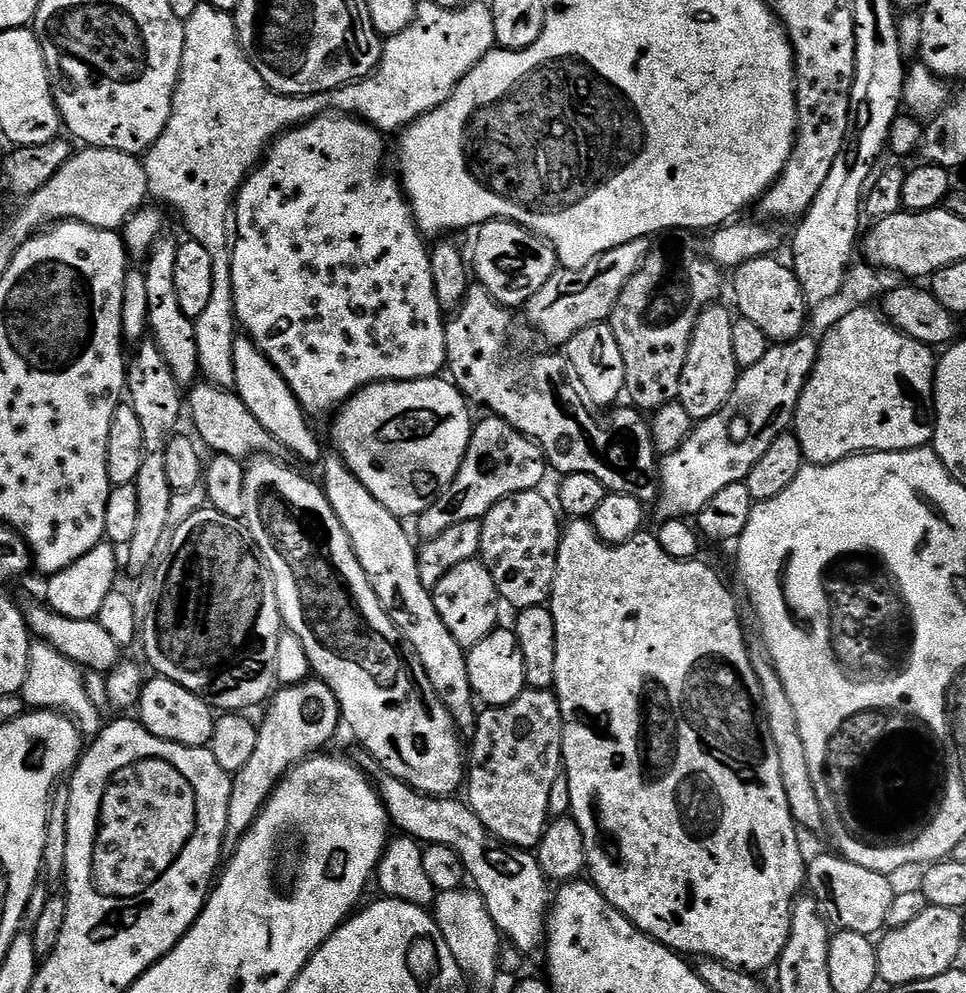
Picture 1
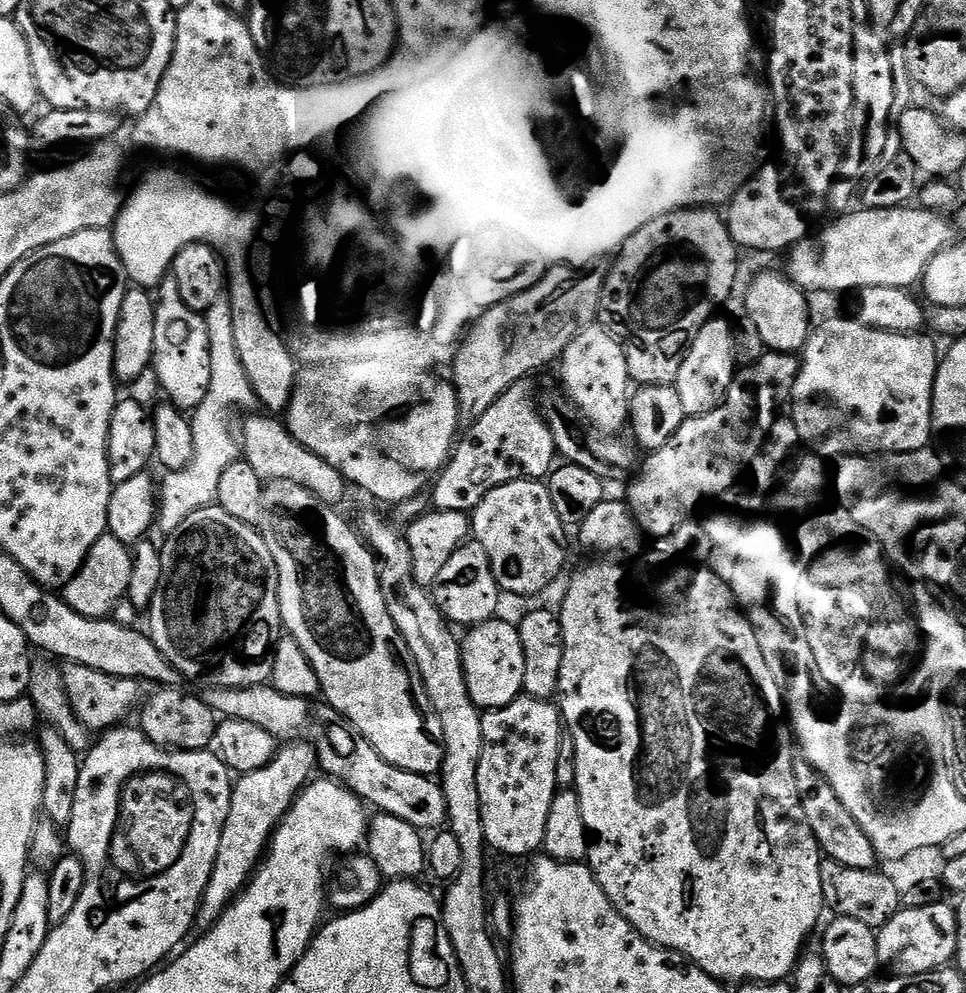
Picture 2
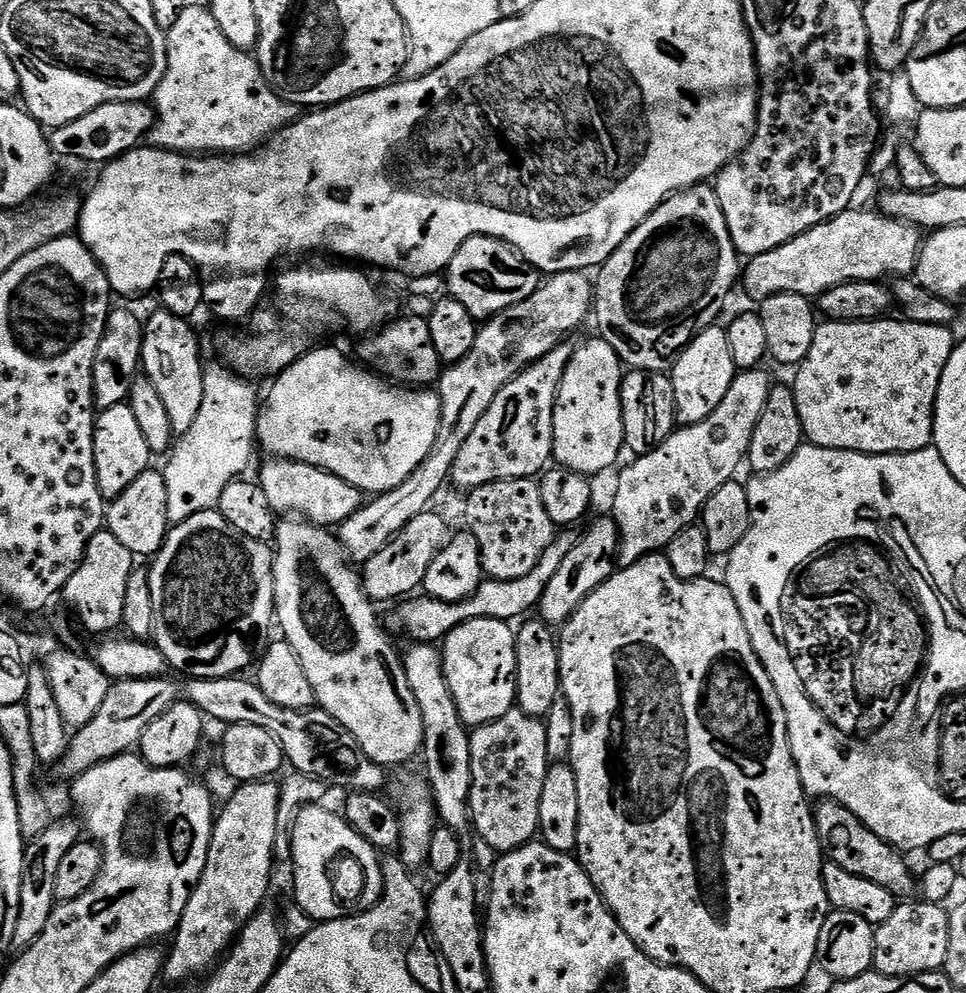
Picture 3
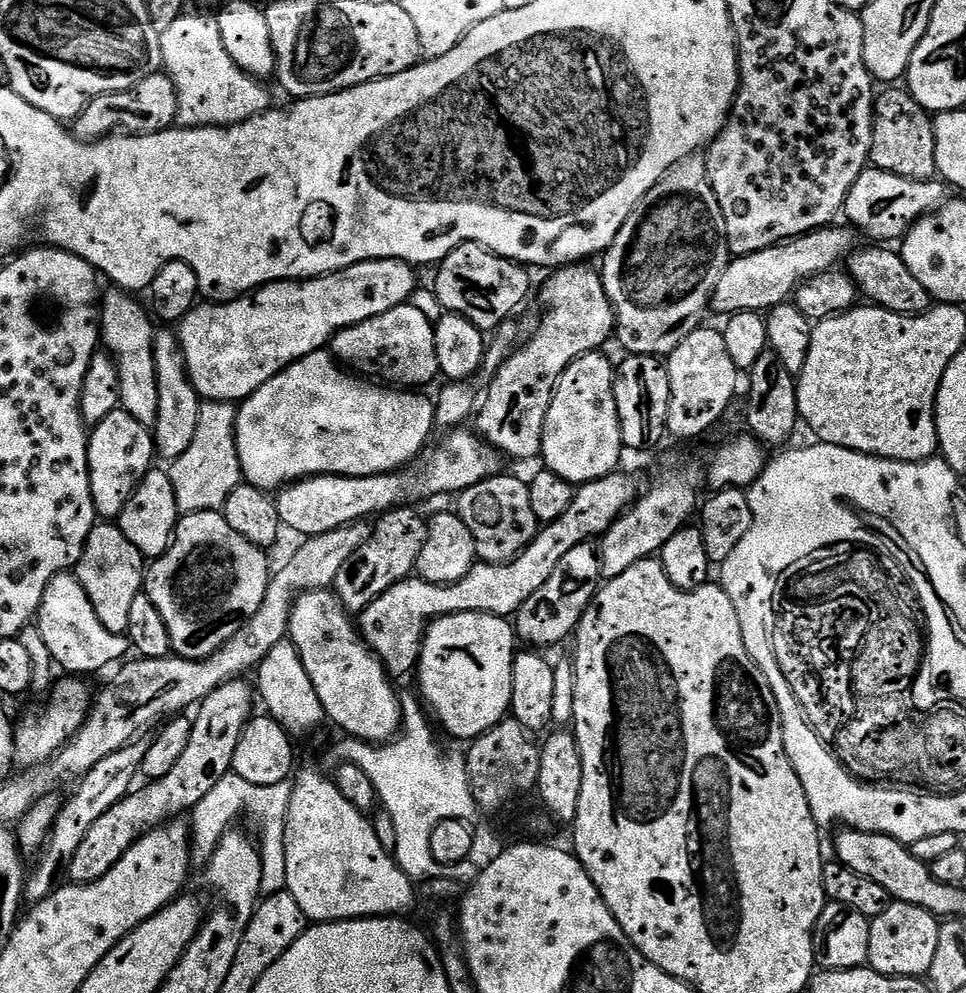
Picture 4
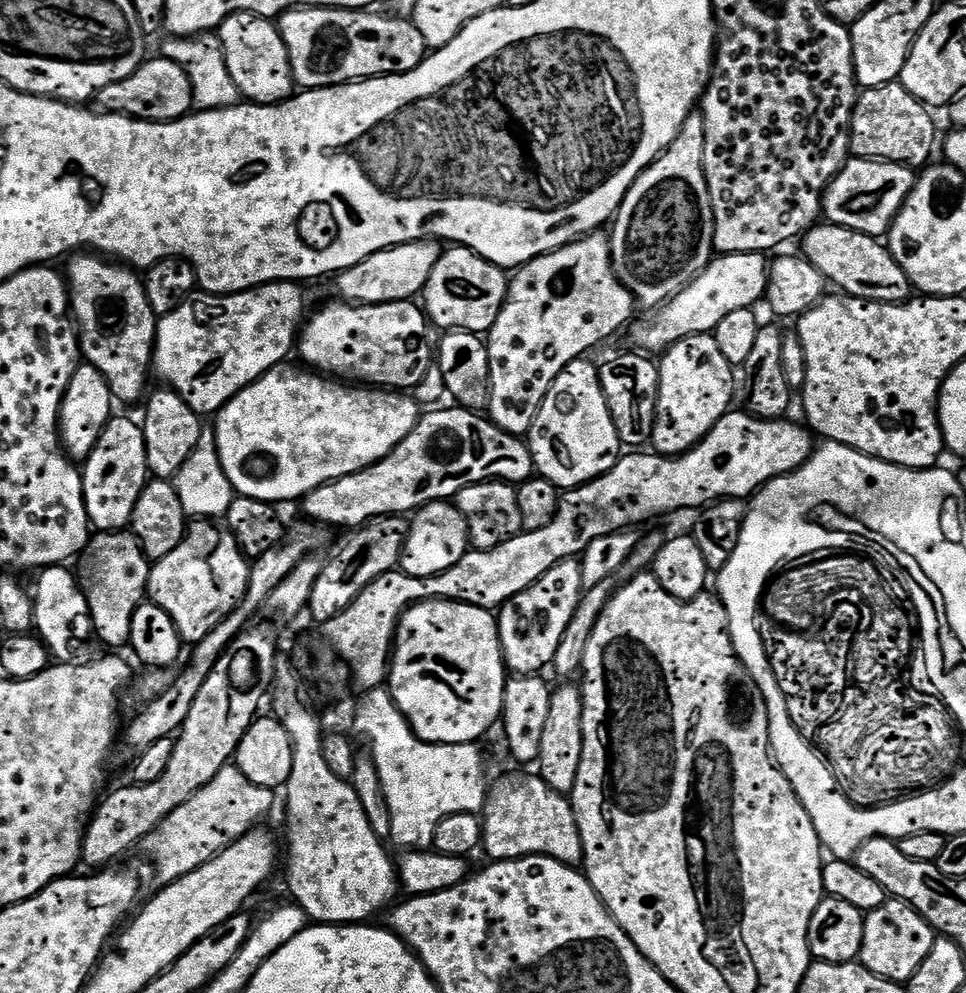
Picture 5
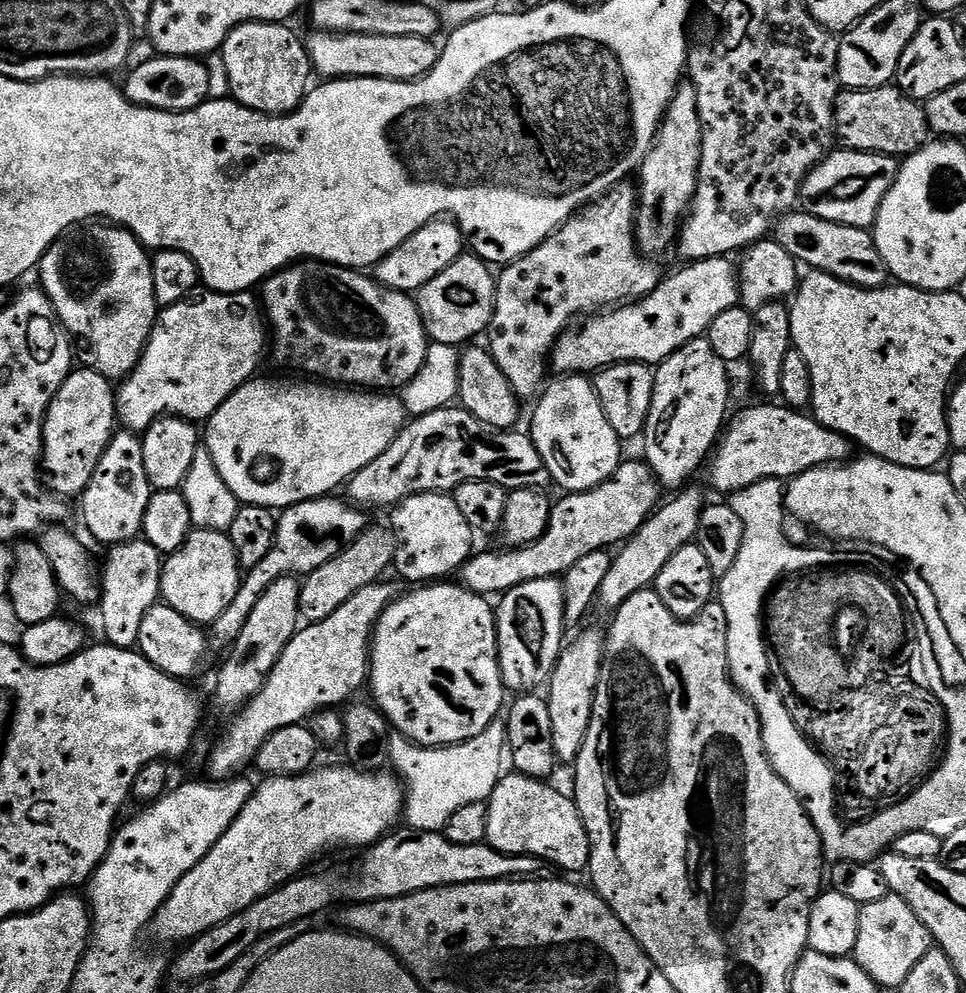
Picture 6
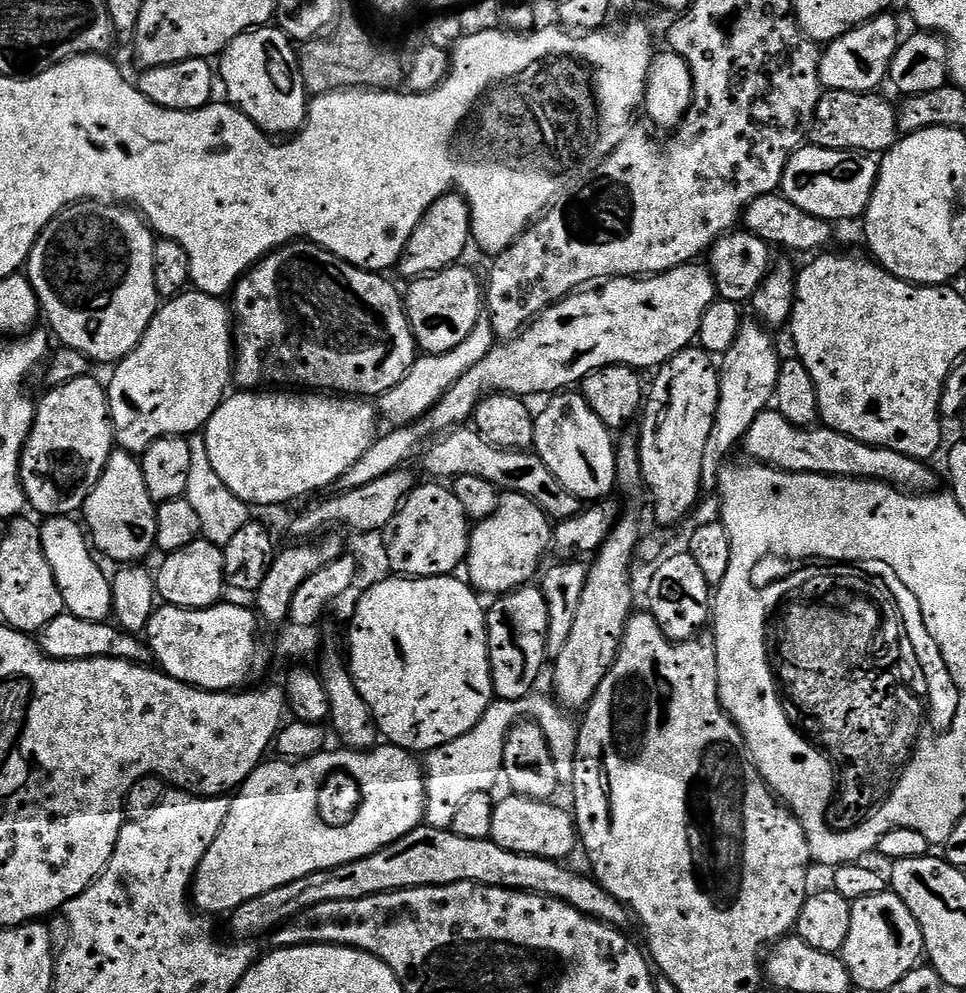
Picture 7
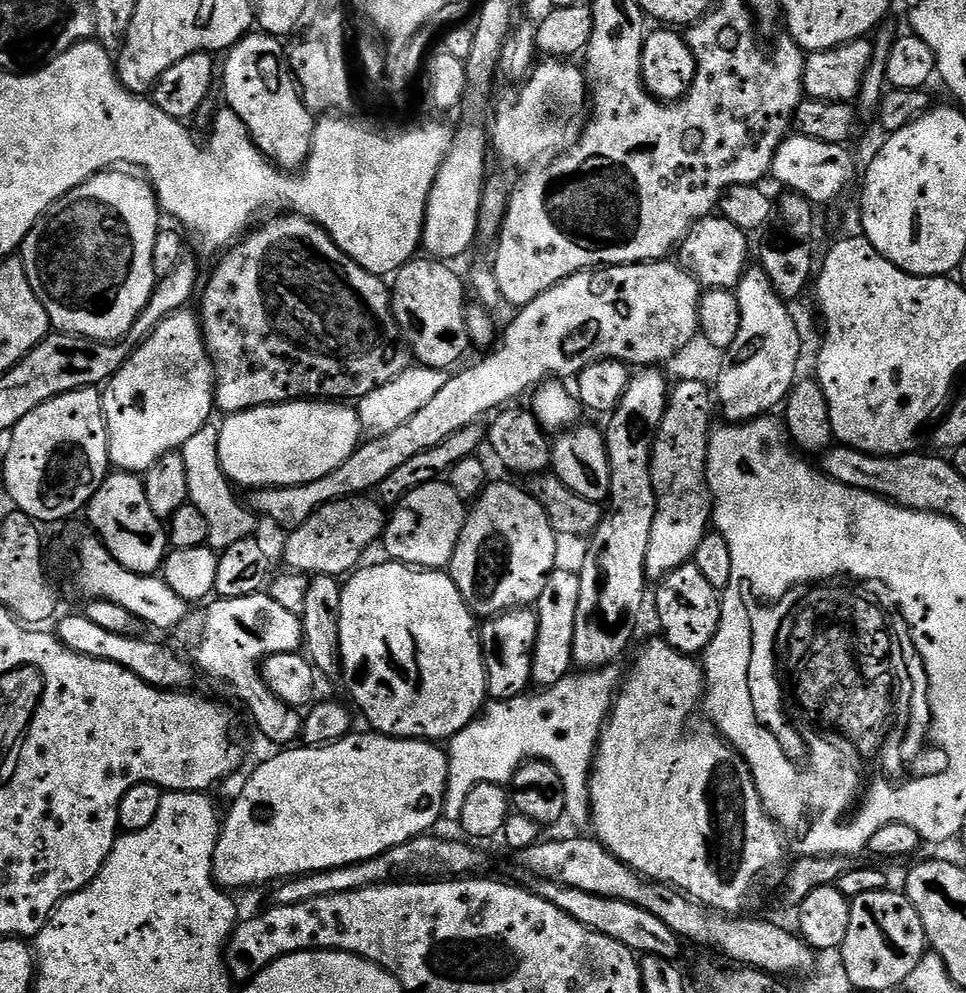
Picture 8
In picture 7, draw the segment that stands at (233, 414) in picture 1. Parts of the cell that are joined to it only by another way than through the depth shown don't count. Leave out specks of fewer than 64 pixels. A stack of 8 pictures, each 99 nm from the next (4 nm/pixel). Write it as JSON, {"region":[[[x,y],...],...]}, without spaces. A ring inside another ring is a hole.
{"region":[[[468,426],[443,433],[435,442],[429,443],[423,453],[423,460],[425,470],[432,475],[429,477],[455,478],[478,474],[478,478],[486,478],[486,482],[490,482],[498,490],[517,492],[530,498],[553,522],[574,518],[582,510],[580,497],[566,490],[566,486],[562,486],[562,482],[558,482],[558,478],[550,474],[550,466],[546,466],[546,462],[542,462],[535,451],[515,452],[509,448],[499,448],[486,442],[484,436]]]}

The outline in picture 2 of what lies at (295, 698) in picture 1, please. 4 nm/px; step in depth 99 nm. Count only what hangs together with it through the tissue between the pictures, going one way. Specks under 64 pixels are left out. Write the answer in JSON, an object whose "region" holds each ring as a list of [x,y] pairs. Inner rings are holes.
{"region":[[[288,742],[277,751],[276,756],[260,770],[243,773],[232,785],[230,814],[222,826],[222,842],[218,842],[218,858],[214,858],[214,870],[210,882],[200,900],[196,924],[207,930],[218,923],[222,914],[244,891],[252,873],[260,867],[265,852],[270,847],[272,833],[291,808],[296,797],[304,791],[317,771],[316,749],[308,742]]]}

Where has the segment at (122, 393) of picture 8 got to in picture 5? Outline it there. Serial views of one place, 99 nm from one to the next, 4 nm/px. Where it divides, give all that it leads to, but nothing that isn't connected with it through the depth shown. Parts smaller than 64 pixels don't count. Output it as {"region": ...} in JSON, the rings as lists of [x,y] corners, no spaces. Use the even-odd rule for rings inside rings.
{"region":[[[277,282],[245,292],[231,292],[228,296],[215,296],[203,290],[193,292],[173,312],[159,317],[154,353],[155,375],[160,375],[164,379],[161,381],[181,396],[190,410],[200,413],[201,417],[211,417],[243,388],[265,376],[271,368],[280,368],[291,352],[293,355],[298,329],[306,320],[304,292],[300,288],[303,287],[296,282]]]}

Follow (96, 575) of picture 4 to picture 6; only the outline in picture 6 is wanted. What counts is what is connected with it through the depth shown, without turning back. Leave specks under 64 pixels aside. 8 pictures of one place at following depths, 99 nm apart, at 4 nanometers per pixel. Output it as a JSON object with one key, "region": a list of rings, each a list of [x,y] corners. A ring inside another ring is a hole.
{"region":[[[137,538],[113,545],[100,572],[101,599],[98,610],[102,614],[103,636],[107,643],[116,648],[133,649],[139,638],[142,620],[159,601],[161,586],[162,554],[147,540]]]}

